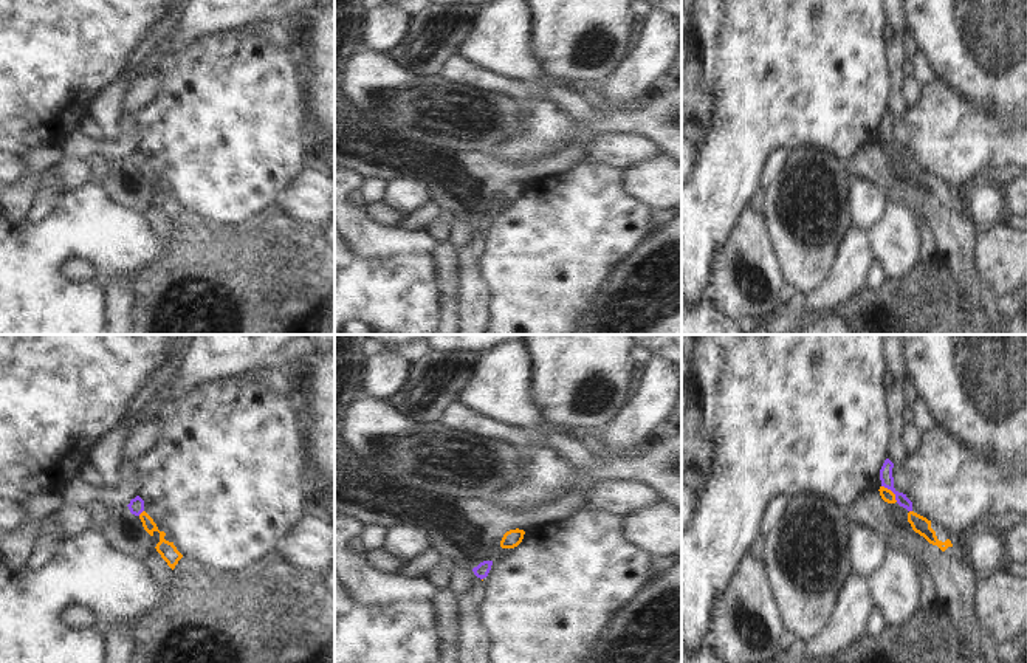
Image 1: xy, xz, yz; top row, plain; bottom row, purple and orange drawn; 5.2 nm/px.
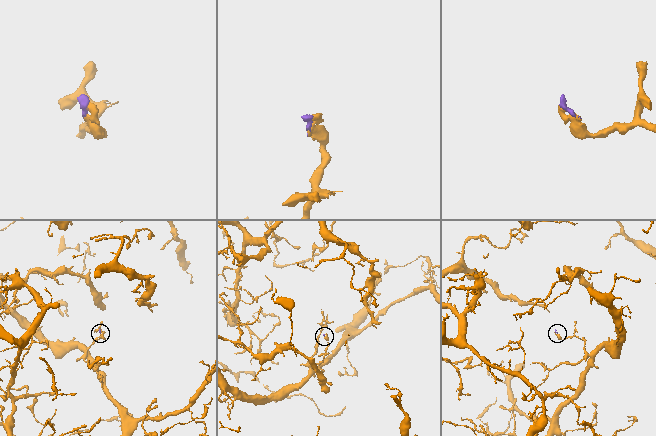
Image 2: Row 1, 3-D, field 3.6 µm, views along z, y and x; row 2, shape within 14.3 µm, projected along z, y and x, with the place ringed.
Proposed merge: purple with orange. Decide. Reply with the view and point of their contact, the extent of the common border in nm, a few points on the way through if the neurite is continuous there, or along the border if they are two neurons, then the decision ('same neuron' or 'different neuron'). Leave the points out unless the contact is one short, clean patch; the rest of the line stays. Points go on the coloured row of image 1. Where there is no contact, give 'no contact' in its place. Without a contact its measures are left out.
meets purple in yz at (891, 490); contact 120 nm long; border along yz (882, 485), (897, 501); different neuron

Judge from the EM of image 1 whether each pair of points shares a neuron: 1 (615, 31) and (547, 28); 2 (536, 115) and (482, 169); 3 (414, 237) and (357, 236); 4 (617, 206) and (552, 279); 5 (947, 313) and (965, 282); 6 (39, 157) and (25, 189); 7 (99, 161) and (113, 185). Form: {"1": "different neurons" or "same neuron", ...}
{"1": "same neuron", "2": "different neurons", "3": "same neuron", "4": "same neuron", "5": "different neurons", "6": "same neuron", "7": "different neurons"}

